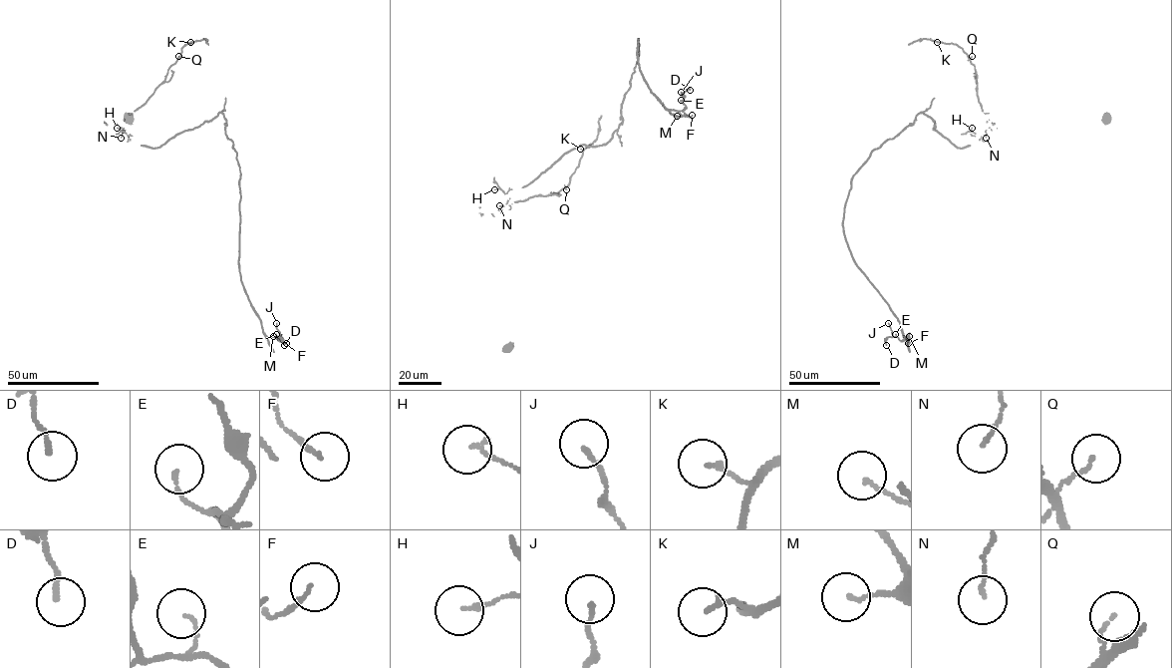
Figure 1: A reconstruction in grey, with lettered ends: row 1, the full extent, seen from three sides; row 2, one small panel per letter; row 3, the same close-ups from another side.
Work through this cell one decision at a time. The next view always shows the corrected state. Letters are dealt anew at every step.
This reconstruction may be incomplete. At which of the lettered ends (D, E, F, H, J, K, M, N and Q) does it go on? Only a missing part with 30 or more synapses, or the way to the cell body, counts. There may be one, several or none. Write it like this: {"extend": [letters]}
{"extend": []}

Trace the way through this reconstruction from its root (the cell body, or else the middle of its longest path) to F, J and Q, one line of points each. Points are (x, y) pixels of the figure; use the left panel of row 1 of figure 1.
F: (129, 117), (123, 129), (129, 138), (157, 148), (223, 113), (240, 173), (241, 281), (263, 332), (286, 343)
J: (129, 117), (129, 138), (157, 148), (223, 113), (240, 173), (241, 281), (263, 332), (280, 340), (276, 323)
Q: (129, 117), (130, 120), (123, 130), (124, 119), (152, 94), (178, 56)

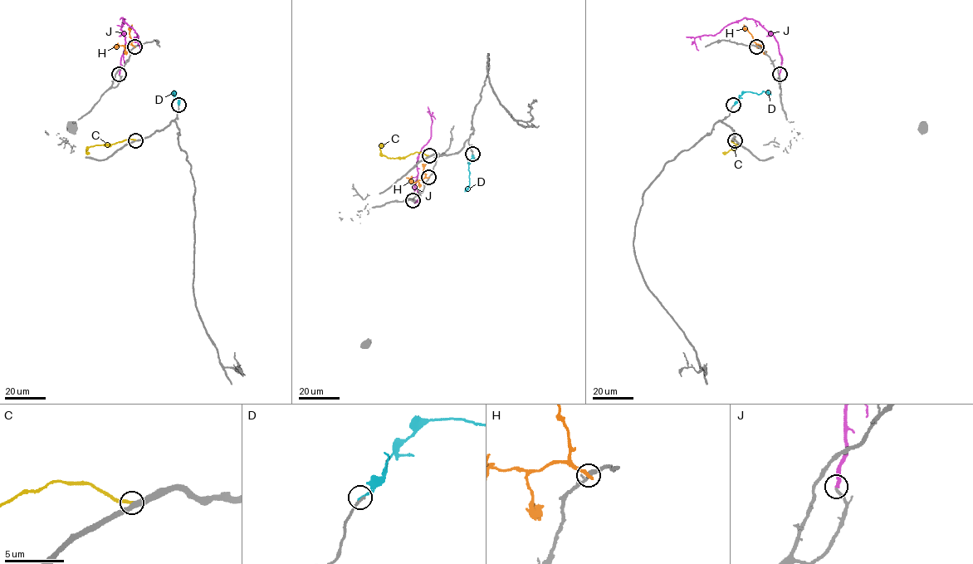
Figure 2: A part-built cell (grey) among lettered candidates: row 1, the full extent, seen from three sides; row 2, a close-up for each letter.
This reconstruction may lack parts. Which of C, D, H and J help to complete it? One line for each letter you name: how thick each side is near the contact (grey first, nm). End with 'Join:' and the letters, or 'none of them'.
J: calibres 170 and 240 nm
Join: J

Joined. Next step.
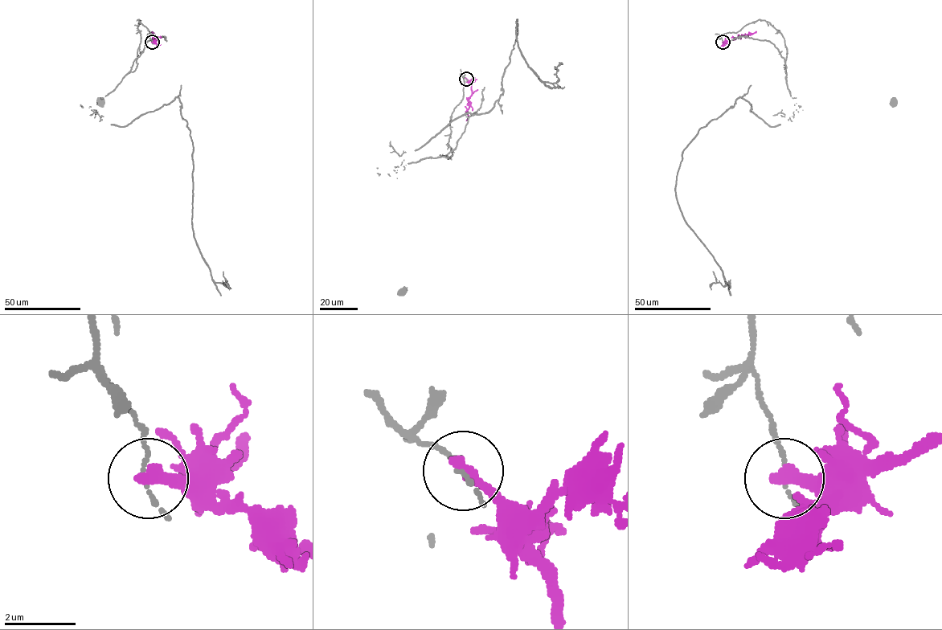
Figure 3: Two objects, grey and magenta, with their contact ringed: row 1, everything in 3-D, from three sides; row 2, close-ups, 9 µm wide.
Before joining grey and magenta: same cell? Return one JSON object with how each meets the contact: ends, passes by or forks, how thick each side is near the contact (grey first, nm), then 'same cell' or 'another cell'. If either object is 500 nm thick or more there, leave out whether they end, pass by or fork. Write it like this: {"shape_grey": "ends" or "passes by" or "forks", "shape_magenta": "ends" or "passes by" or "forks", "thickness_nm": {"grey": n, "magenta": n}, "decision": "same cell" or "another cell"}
{"shape_grey": "passes by", "shape_magenta": "ends", "thickness_nm": {"grey": 80, "magenta": 400}, "decision": "another cell"}

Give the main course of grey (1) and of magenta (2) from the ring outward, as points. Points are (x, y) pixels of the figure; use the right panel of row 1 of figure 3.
1: (722, 42), (722, 34), (759, 19), (780, 32), (787, 50), (786, 83), (796, 97), (793, 112), (893, 101)
2: (722, 42), (756, 31)

